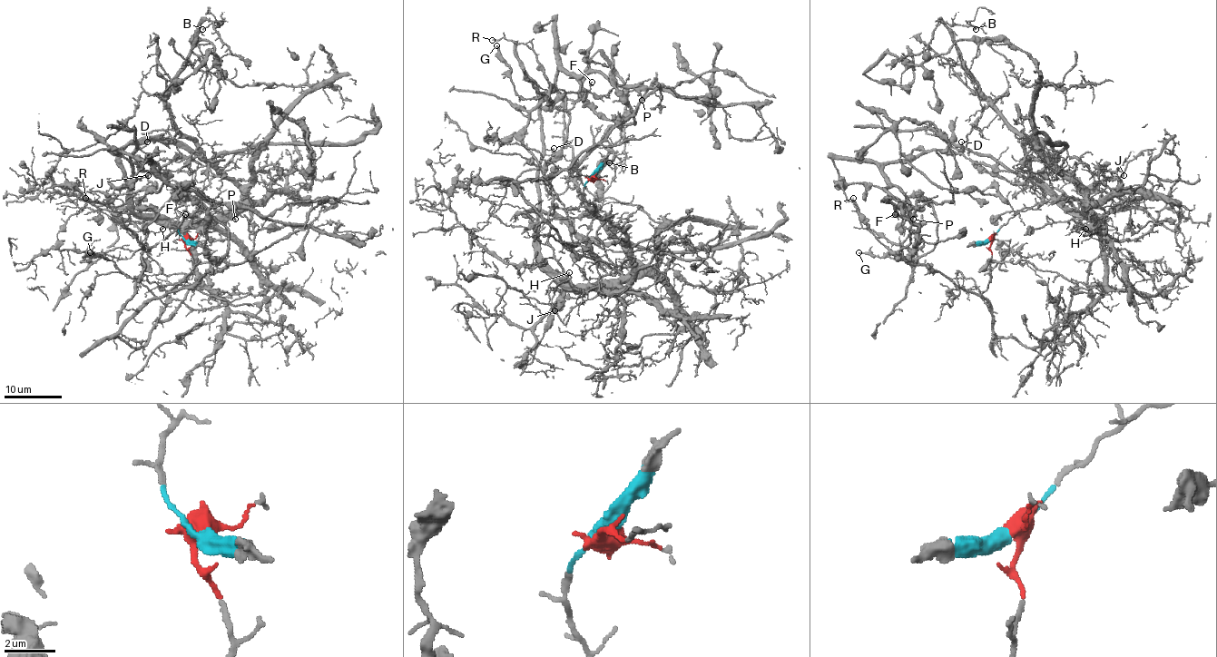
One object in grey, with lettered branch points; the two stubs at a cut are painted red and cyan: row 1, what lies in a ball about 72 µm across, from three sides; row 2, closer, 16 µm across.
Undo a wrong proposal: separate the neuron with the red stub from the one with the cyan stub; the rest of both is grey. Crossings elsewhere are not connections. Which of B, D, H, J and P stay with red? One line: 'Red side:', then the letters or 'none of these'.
Red side: P

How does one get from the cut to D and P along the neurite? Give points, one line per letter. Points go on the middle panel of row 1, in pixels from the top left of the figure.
D: (593, 175), (583, 196), (593, 214), (586, 243), (620, 275), (571, 286), (540, 253), (537, 174), (554, 148)
P: (593, 177), (581, 175), (572, 164), (662, 85), (711, 99), (649, 88), (642, 100)

